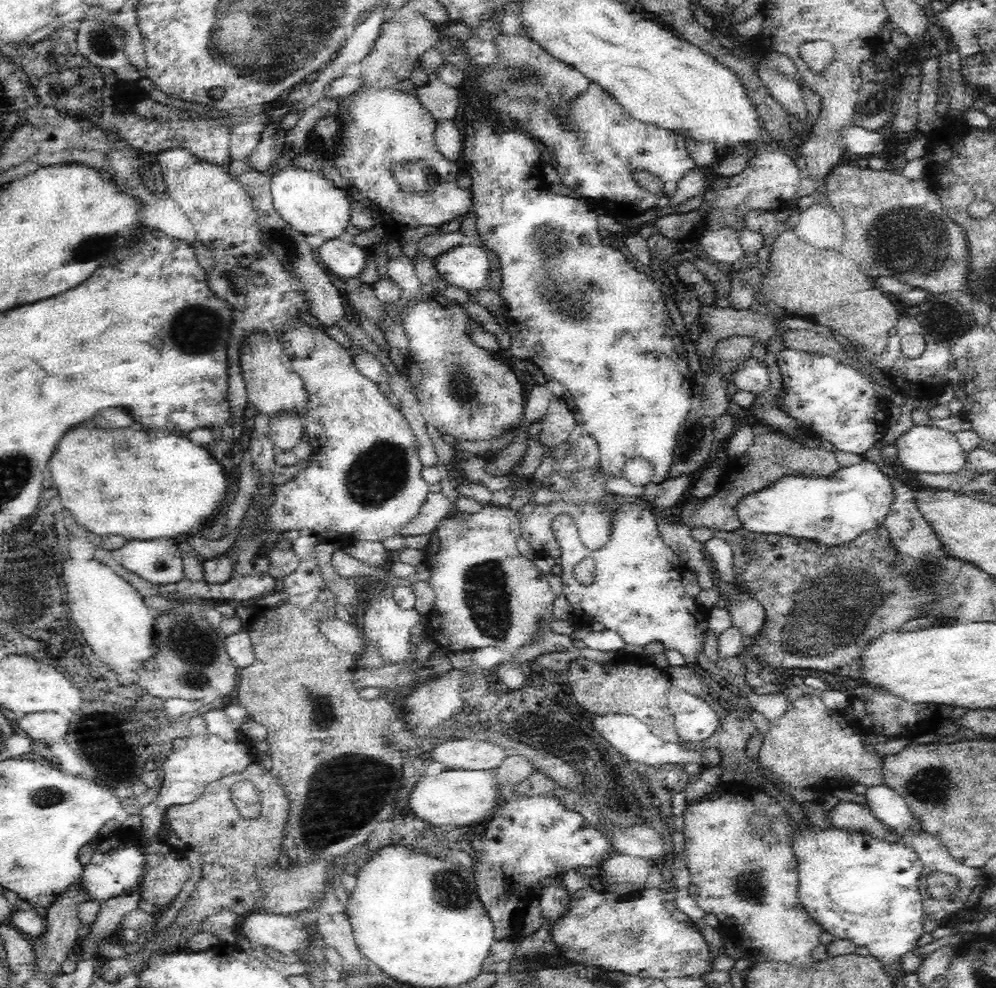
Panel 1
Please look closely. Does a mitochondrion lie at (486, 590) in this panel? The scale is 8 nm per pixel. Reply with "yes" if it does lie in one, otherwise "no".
yes

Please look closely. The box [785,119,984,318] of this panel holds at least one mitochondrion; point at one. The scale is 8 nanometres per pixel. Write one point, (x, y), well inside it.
(907, 238)

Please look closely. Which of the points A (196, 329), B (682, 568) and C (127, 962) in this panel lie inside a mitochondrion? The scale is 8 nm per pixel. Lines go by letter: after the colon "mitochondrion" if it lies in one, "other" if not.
A: mitochondrion
B: other
C: other

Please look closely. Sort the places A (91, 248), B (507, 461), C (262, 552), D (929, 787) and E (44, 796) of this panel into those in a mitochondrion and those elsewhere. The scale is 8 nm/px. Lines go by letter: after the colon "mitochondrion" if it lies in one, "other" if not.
A: mitochondrion
B: other
C: other
D: mitochondrion
E: mitochondrion

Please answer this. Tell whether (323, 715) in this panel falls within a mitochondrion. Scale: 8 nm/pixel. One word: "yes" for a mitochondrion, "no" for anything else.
yes

